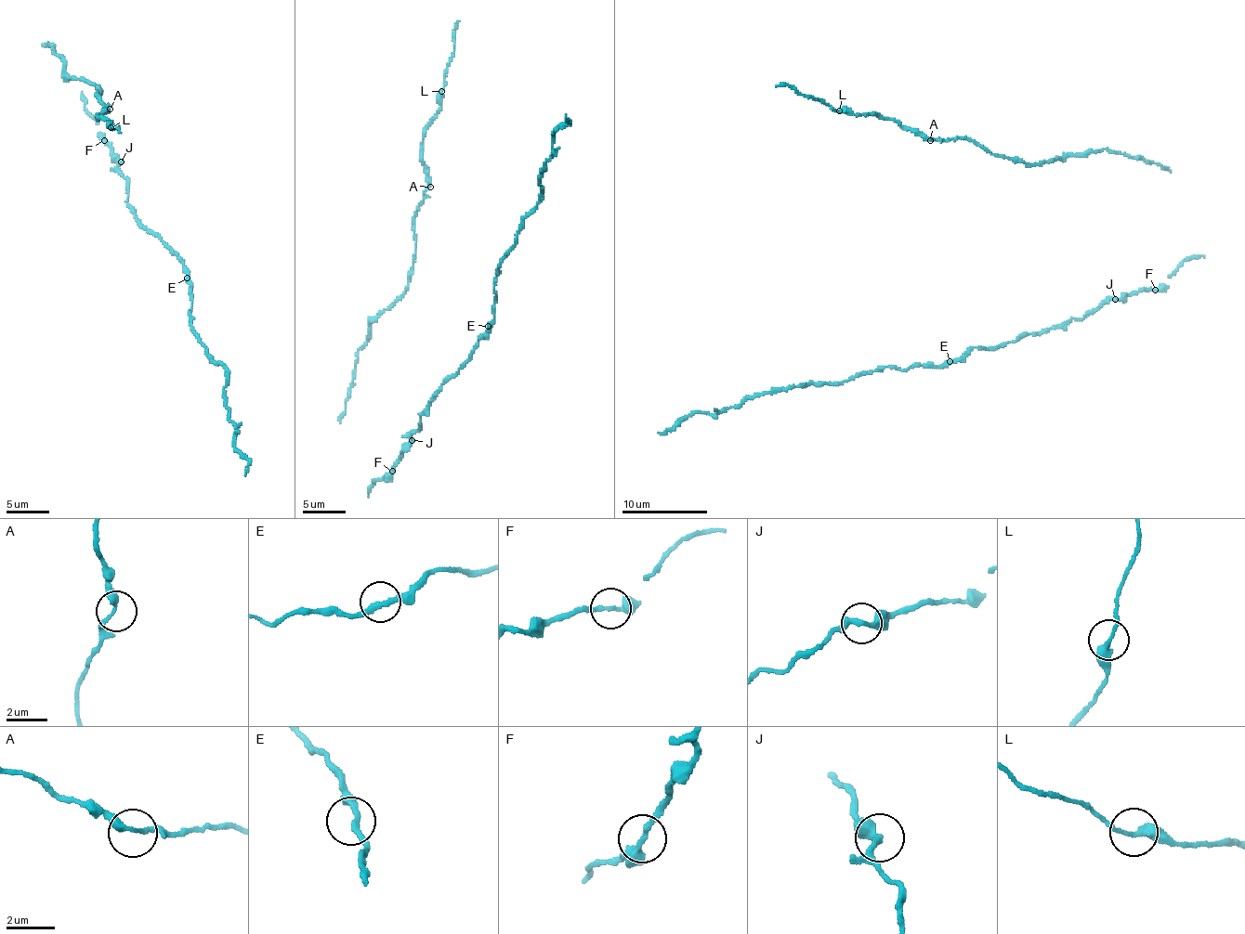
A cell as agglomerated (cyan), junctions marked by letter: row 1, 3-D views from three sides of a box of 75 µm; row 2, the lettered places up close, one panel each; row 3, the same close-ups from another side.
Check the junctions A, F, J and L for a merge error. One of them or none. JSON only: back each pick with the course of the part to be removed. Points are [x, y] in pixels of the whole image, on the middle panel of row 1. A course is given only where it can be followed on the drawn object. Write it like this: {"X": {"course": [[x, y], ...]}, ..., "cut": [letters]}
{"cut": []}

